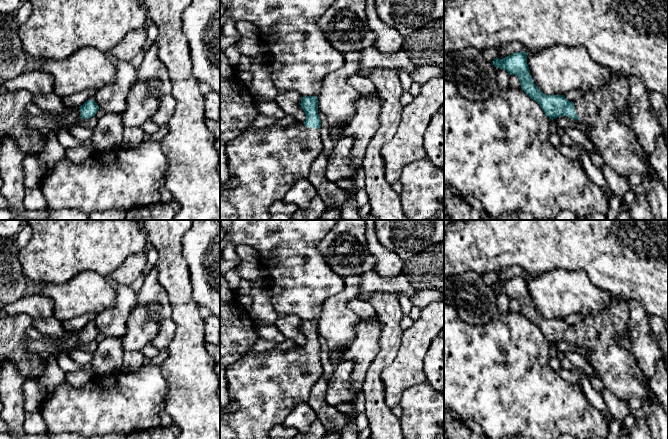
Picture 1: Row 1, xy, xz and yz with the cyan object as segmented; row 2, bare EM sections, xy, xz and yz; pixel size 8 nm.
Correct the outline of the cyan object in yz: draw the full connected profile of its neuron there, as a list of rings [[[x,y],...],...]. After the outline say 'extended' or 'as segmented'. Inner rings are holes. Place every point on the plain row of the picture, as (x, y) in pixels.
[[[525,275],[513,277],[504,283],[496,281],[493,284],[493,289],[507,295],[509,299],[516,299],[520,304],[521,313],[540,329],[551,344],[560,340],[568,340],[571,343],[579,343],[586,347],[588,351],[584,356],[585,359],[602,380],[604,388],[611,391],[617,398],[624,402],[633,397],[643,400],[656,398],[648,385],[649,380],[646,379],[636,358],[618,340],[627,329],[630,317],[629,305],[626,300],[615,297],[610,308],[584,316],[580,322],[572,326],[567,324],[564,319],[546,319],[537,312],[530,299]]]; extended

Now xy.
[[[95,321],[89,322],[83,329],[75,333],[67,332],[63,339],[47,336],[43,339],[28,339],[27,350],[39,355],[44,361],[48,361],[51,355],[58,356],[59,353],[68,354],[71,350],[79,348],[80,343],[94,341],[99,331]]]; extended

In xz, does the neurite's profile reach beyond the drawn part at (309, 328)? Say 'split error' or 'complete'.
split error

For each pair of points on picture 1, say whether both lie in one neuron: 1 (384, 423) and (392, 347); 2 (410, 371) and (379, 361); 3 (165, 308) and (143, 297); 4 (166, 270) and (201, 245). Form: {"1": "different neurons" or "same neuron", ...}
{"1": "same neuron", "2": "different neurons", "3": "same neuron", "4": "different neurons"}

